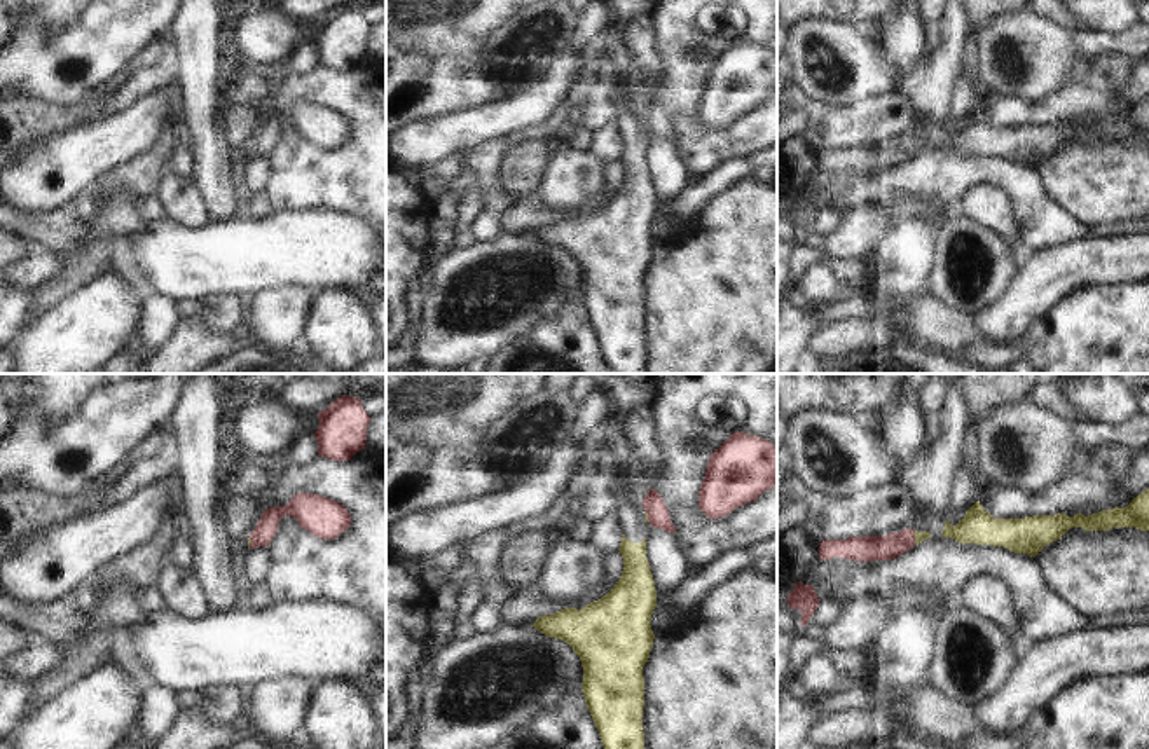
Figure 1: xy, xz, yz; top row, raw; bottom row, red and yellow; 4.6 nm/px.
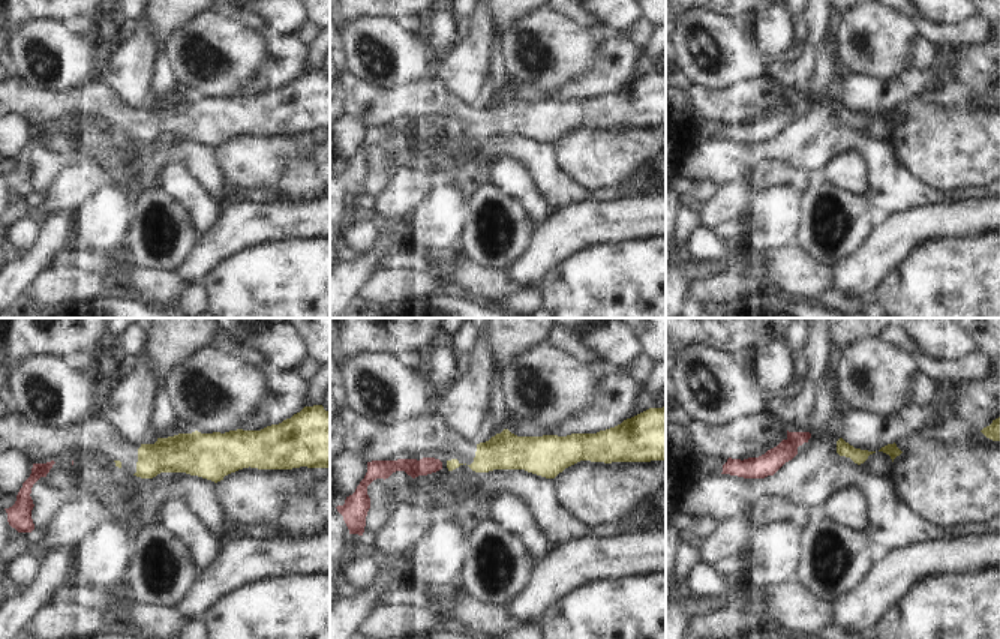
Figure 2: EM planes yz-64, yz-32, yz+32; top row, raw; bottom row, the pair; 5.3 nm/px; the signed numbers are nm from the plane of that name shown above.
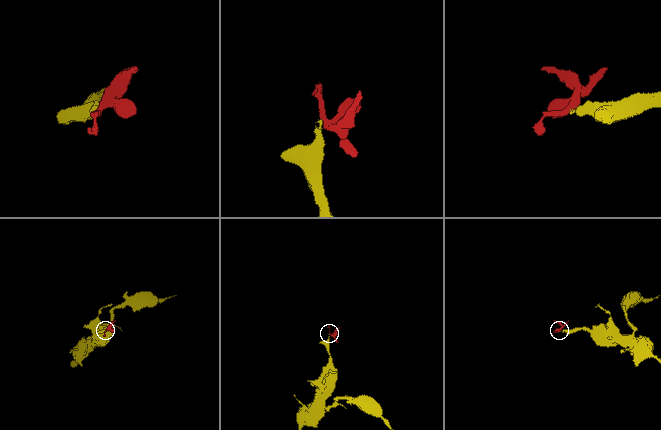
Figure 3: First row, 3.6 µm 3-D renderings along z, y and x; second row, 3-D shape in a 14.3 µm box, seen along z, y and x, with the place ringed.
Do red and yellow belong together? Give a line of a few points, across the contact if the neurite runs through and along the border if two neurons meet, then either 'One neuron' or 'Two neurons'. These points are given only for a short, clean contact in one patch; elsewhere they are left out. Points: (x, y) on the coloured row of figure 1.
Line: yz (915, 531), (914, 543). Two neurons

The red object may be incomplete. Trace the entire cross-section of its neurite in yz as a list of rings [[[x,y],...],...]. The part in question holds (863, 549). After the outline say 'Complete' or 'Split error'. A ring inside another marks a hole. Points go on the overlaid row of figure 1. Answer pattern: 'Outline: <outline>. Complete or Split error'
Outline: [[[903,529],[885,536],[850,536],[847,539],[822,539],[819,543],[819,559],[833,557],[870,562],[892,560],[915,546],[915,531]]]. Complete

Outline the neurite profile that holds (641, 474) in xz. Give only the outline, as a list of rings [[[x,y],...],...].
[[[650,405],[620,414],[618,423],[632,452],[622,478],[627,496],[618,498],[615,513],[622,527],[623,571],[615,587],[580,611],[564,608],[538,616],[531,625],[547,637],[568,642],[583,667],[581,691],[604,749],[644,749],[643,667],[650,658],[655,634],[651,615],[657,590],[646,559],[650,531],[643,498],[653,489],[660,454],[653,443]]]

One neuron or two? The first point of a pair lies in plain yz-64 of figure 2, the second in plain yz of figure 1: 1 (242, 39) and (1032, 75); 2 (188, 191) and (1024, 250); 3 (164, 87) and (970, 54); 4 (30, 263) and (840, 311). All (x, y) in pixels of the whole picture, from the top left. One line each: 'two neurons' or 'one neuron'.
1: one neuron
2: two neurons
3: one neuron
4: two neurons

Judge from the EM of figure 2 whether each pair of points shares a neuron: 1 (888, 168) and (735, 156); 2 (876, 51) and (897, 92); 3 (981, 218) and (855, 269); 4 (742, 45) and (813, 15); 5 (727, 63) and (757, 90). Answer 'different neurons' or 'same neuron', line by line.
1: same neuron
2: different neurons
3: same neuron
4: different neurons
5: different neurons

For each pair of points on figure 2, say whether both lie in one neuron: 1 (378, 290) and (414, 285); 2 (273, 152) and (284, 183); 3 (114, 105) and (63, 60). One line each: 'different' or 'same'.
1: same
2: different
3: different

